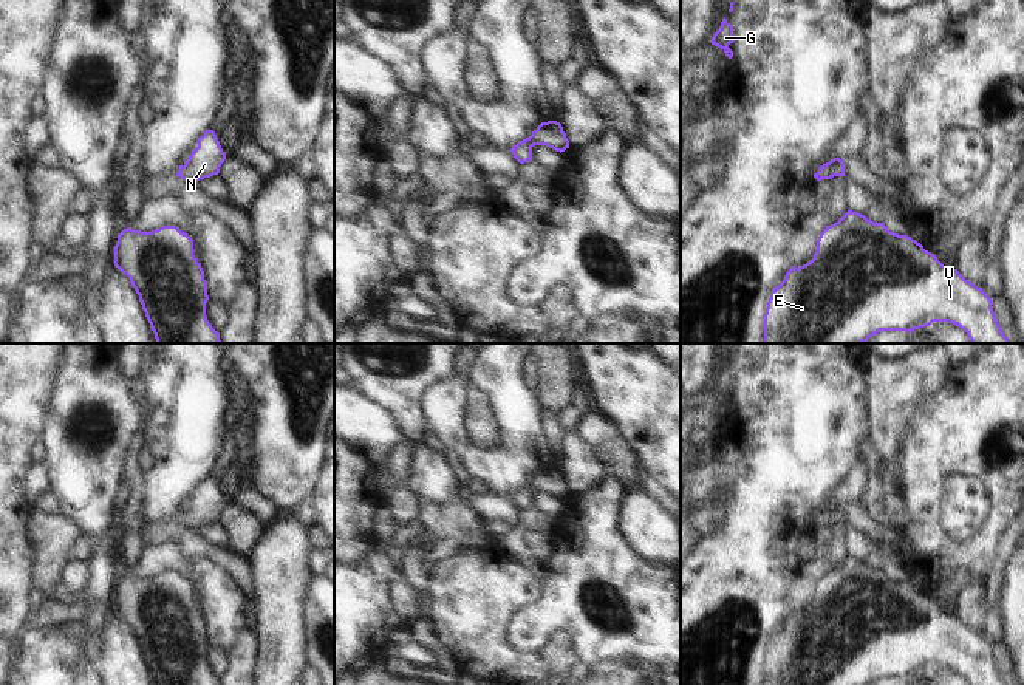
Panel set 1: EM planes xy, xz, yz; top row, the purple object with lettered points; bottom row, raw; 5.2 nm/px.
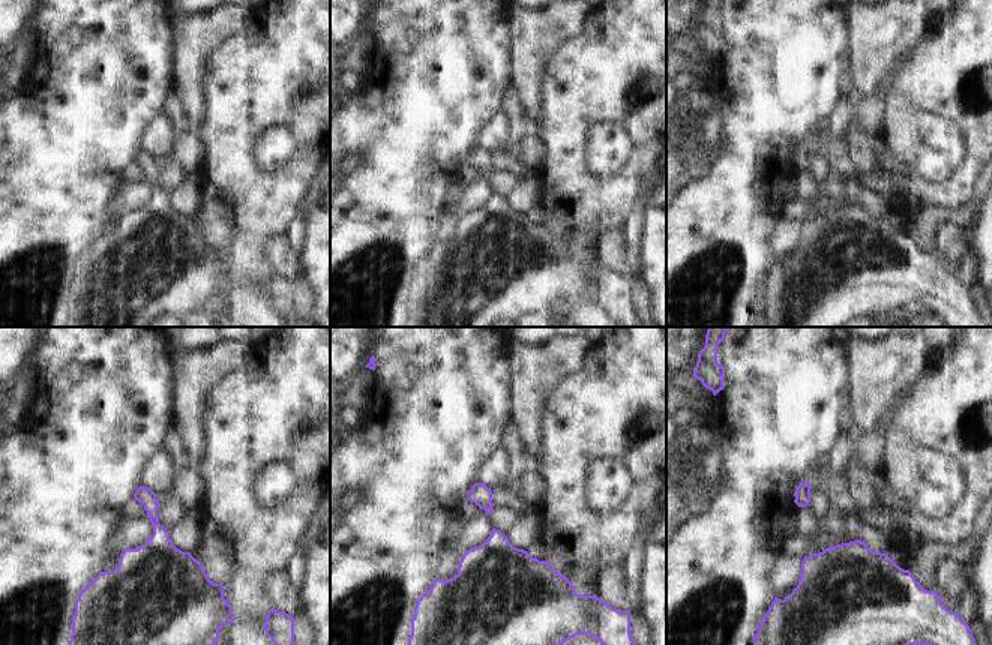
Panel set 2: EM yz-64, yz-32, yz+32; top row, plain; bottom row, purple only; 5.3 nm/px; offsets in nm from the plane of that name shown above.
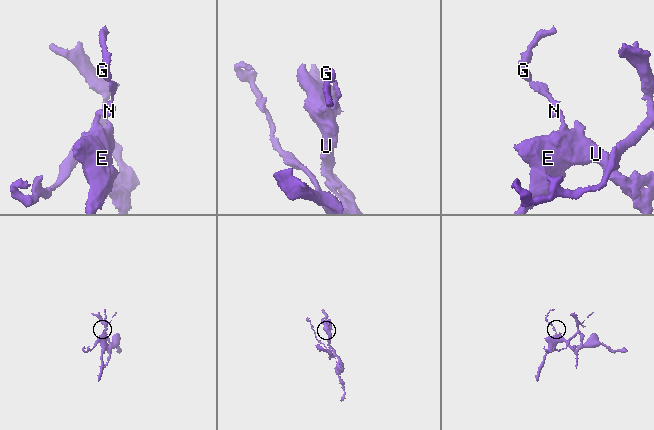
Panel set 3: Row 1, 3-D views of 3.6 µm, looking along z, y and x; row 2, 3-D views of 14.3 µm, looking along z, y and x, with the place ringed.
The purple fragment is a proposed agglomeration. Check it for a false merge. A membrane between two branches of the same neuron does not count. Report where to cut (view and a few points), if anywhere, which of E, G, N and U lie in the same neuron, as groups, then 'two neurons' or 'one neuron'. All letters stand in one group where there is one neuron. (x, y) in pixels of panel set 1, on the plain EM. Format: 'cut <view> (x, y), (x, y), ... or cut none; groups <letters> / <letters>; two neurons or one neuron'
cut none; groups E G N U; one neuron

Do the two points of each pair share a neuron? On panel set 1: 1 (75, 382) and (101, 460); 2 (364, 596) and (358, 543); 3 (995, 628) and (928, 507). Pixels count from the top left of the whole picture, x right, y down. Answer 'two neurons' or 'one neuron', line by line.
1: one neuron
2: two neurons
3: two neurons

